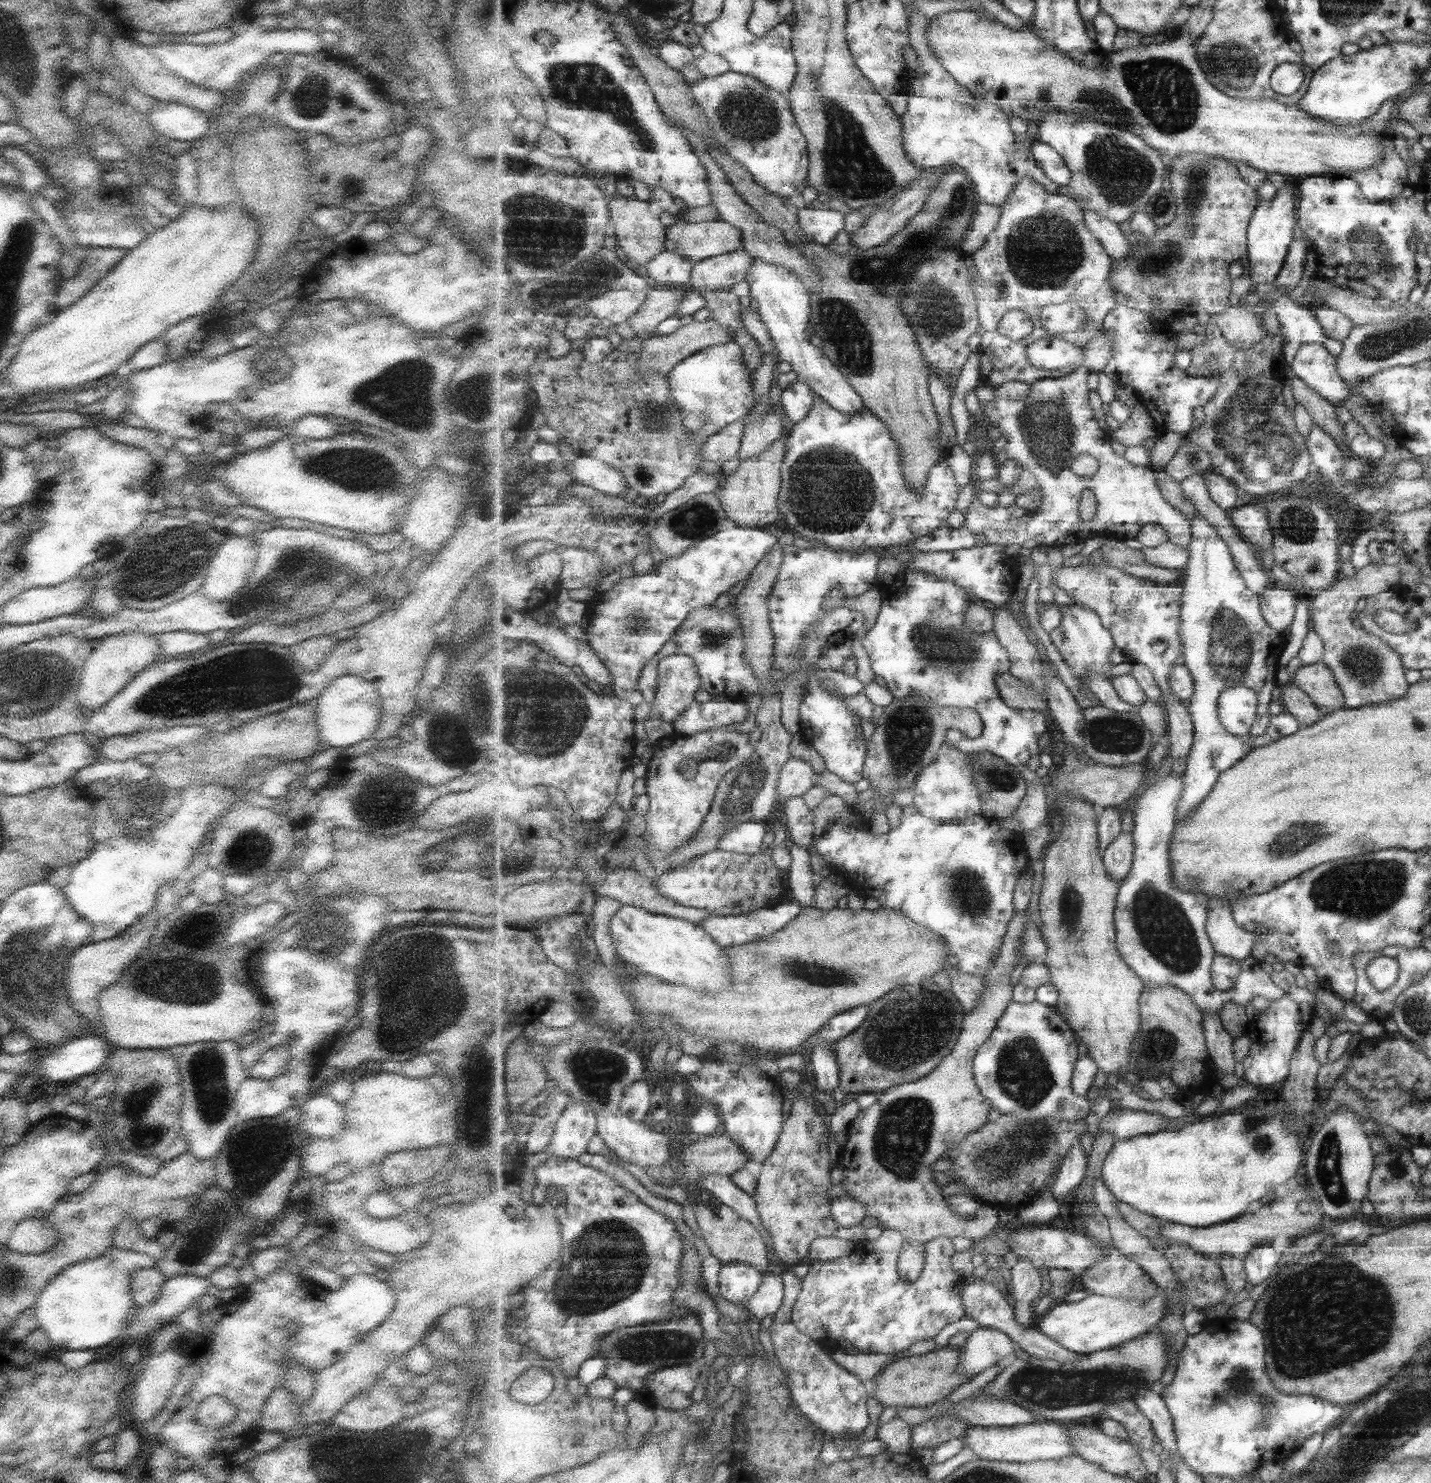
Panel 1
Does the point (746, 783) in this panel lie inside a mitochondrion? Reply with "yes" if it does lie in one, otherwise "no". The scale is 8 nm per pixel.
yes

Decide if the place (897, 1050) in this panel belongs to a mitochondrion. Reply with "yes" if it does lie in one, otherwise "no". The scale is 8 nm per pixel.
yes

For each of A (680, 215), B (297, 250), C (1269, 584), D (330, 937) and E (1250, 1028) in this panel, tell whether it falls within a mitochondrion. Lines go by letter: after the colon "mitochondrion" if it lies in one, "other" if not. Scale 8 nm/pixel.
A: other
B: other
C: other
D: mitochondrion
E: other

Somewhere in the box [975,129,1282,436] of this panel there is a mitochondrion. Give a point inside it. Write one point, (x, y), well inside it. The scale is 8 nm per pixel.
(1045, 252)

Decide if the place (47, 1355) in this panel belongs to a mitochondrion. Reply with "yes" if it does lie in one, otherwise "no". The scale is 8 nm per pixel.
no

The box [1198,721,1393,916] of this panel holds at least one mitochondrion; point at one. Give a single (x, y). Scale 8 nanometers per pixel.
(1292, 837)

